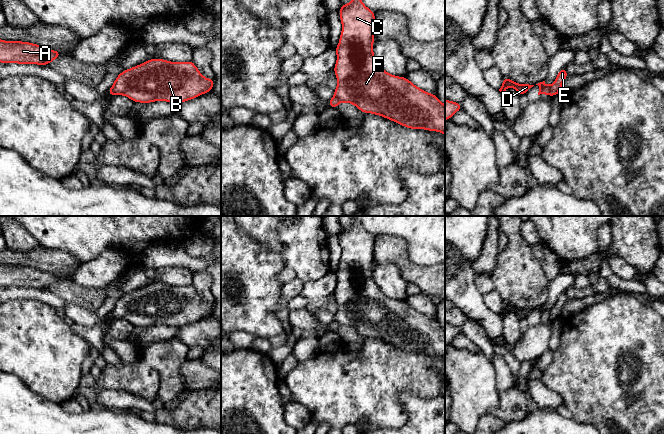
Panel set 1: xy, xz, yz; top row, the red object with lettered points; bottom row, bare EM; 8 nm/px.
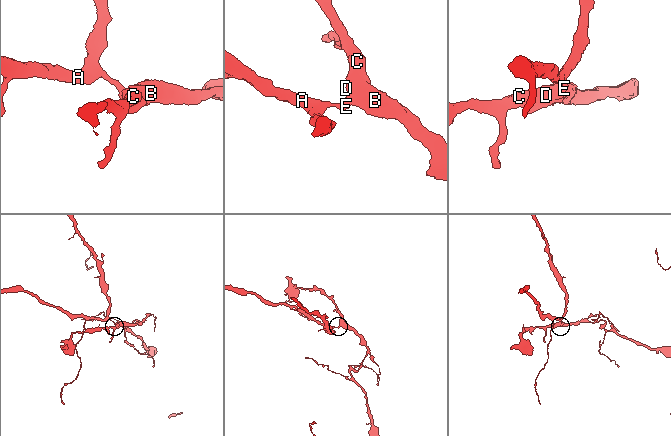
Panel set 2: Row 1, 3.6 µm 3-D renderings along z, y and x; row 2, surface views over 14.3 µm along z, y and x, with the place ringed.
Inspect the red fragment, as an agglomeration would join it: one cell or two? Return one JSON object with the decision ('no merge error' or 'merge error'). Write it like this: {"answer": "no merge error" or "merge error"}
{"answer": "merge error"}

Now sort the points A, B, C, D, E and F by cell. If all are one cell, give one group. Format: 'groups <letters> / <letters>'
groups A E / B C D F

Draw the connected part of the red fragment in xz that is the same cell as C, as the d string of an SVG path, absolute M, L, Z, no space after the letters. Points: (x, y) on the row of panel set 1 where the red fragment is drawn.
M352 0L349 4L342 4L339 11L342 32L339 44L335 48L337 61L333 71L338 80L334 94L340 102L351 103L363 113L382 116L409 129L420 128L428 131L438 131L445 135L445 105L437 96L418 88L406 77L387 73L375 60L373 53L375 12L367 8L362 0Z

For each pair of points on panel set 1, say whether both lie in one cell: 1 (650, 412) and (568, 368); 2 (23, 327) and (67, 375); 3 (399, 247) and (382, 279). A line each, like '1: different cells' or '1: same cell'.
1: same cell
2: same cell
3: different cells

